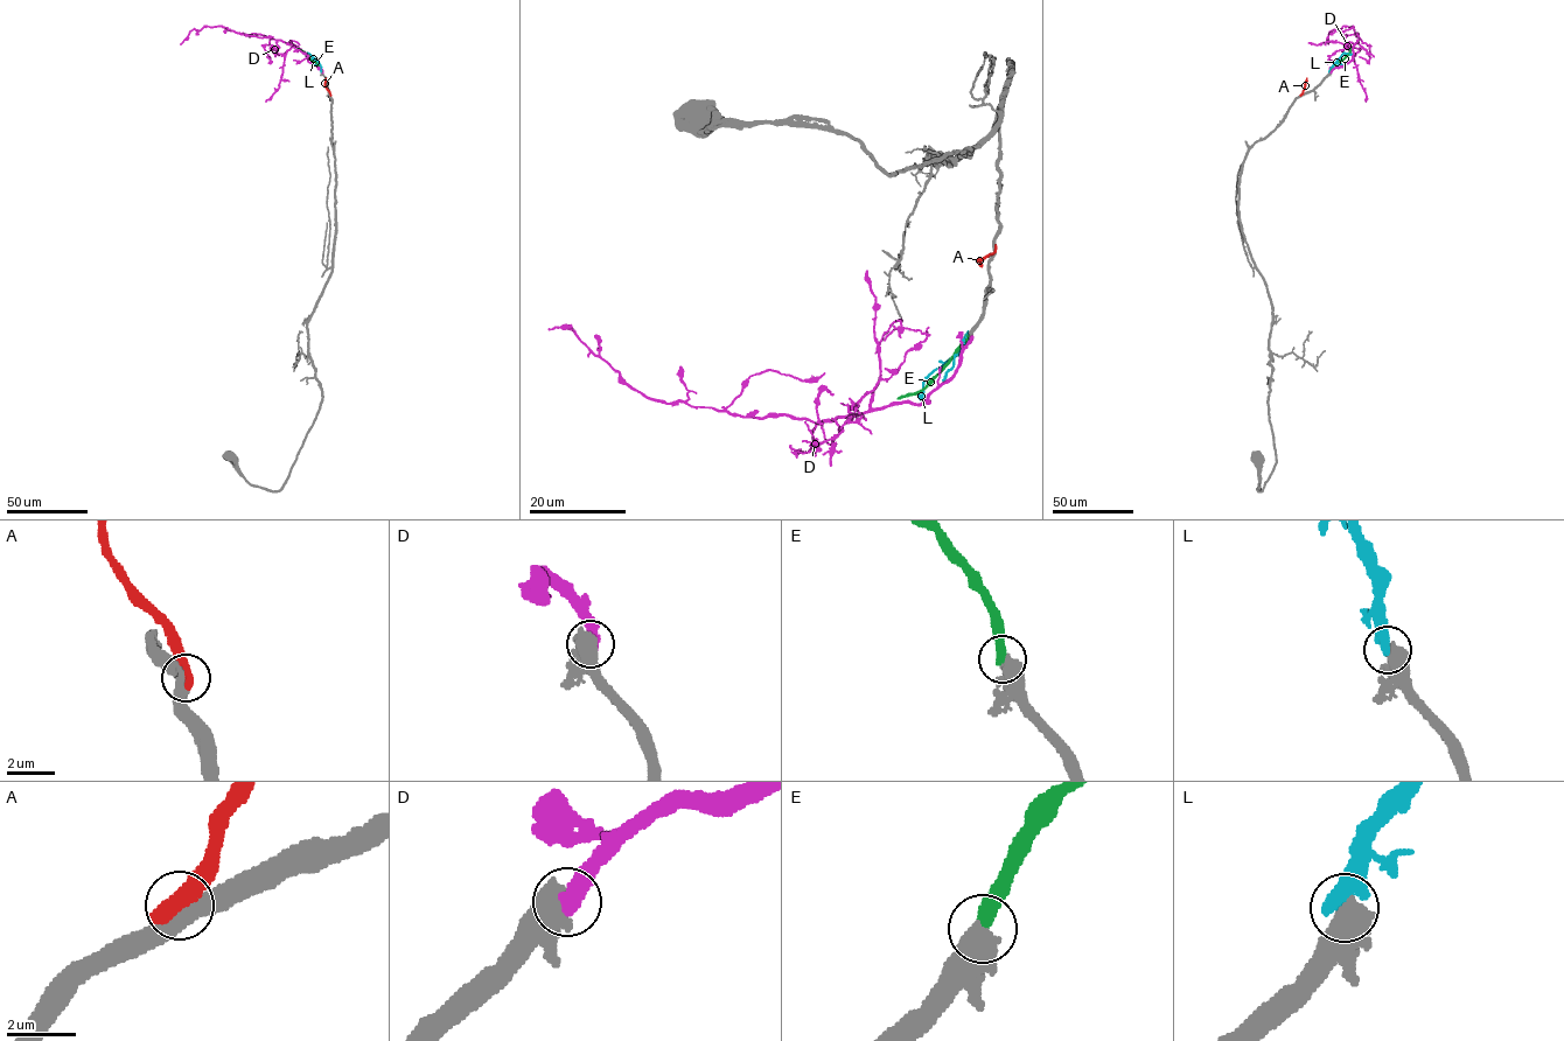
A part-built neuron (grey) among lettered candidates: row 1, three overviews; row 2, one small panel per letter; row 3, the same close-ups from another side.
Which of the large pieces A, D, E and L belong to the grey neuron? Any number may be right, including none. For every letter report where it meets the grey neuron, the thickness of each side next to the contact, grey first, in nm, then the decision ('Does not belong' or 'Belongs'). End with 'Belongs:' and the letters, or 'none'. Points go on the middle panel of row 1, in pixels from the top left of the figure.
A: Touches grey at (995, 249). Thickness 460 nm (grey) against 480 nm. Does not belong
D: Touches grey at (971, 336). Thickness 550 nm (grey) against 500 nm. Does not belong
E: Touches grey at (968, 335). Thickness 440 nm (grey) against 440 nm. Does not belong
L: Touches grey at (968, 334). Thickness 400 nm (grey) against 480 nm. Does not belong
Belongs: none

